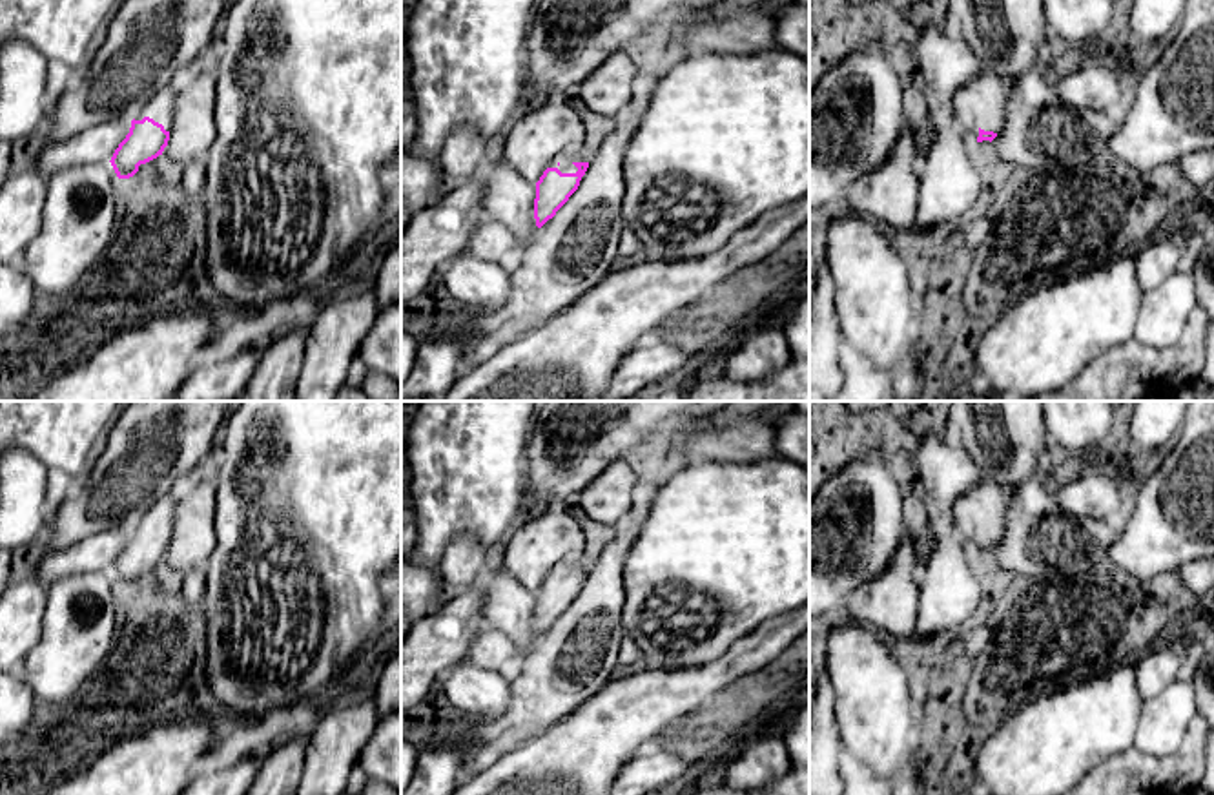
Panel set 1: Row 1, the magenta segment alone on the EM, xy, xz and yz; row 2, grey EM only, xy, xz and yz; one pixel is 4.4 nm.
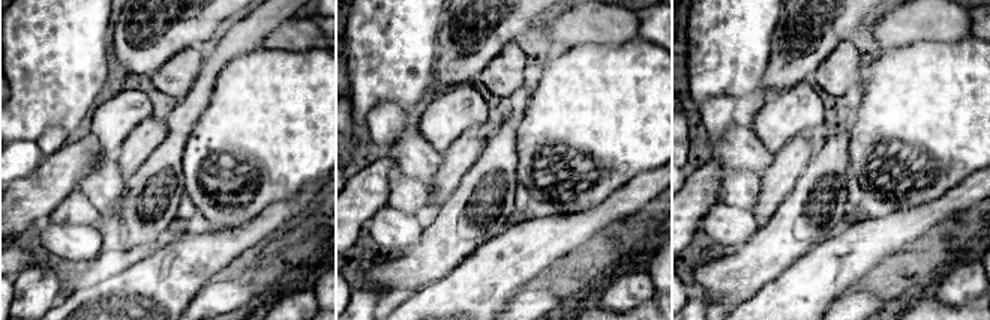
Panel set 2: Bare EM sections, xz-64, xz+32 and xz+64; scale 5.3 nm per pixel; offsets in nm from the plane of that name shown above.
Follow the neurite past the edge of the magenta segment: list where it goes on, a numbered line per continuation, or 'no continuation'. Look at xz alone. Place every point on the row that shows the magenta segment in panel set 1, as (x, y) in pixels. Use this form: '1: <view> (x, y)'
1: xz (565, 159)

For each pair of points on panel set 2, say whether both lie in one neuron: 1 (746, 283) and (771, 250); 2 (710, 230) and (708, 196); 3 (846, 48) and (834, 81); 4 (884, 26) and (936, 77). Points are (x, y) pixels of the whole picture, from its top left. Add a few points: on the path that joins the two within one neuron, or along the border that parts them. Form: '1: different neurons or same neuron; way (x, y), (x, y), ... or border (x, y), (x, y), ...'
1: same neuron; way (746, 275), (764, 257)
2: different neurons; border (720, 199), (701, 221), (699, 236)
3: same neuron; way (846, 56), (839, 74)
4: different neurons; border (939, 41), (914, 41), (885, 50)

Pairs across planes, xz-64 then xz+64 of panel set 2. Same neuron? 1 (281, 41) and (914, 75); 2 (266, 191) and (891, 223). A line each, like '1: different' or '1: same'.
1: different
2: different

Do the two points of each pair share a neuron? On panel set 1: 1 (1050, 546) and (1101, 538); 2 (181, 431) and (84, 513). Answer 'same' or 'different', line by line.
1: same
2: same

